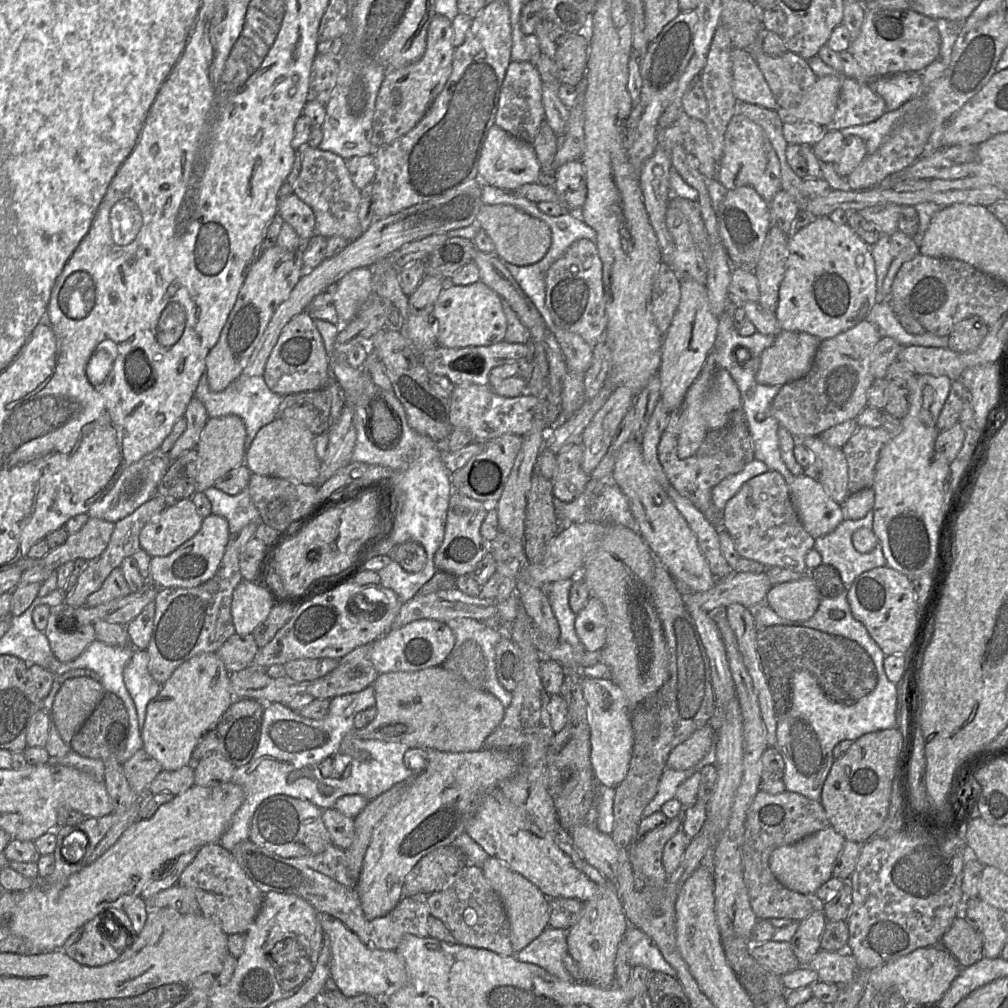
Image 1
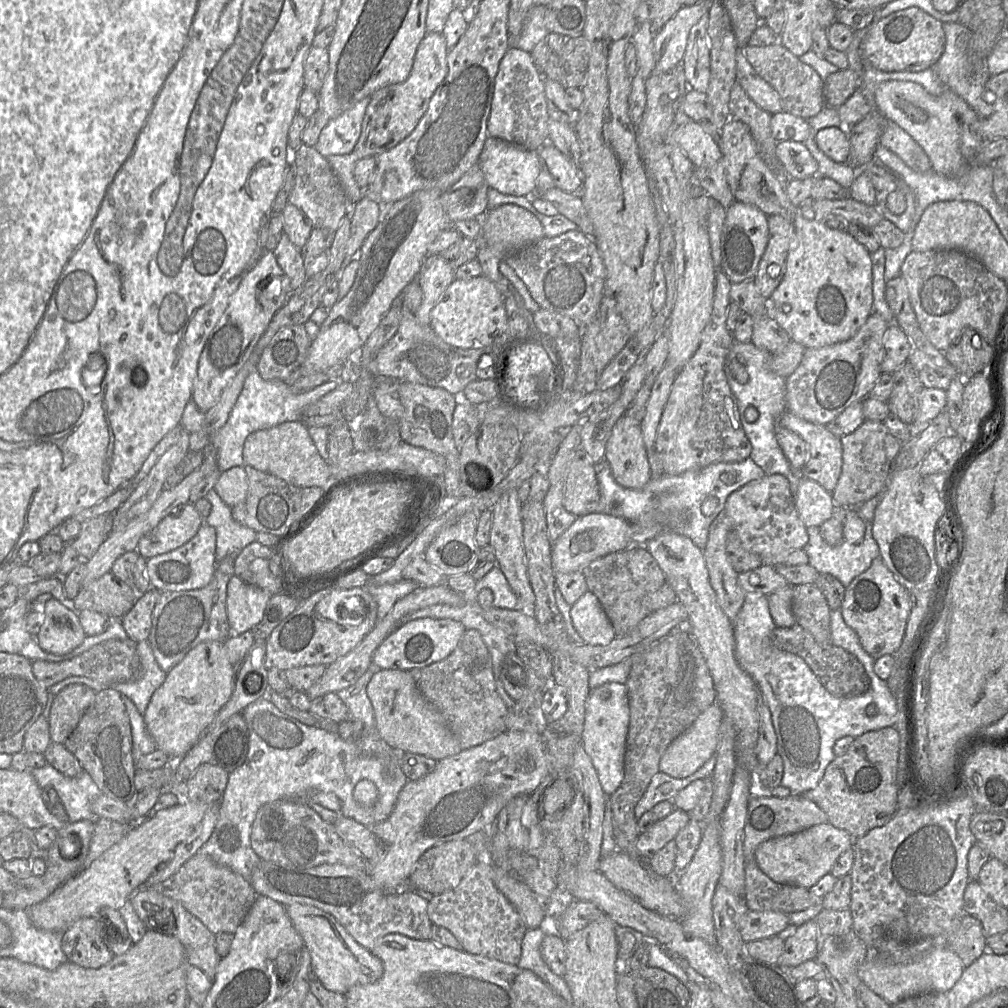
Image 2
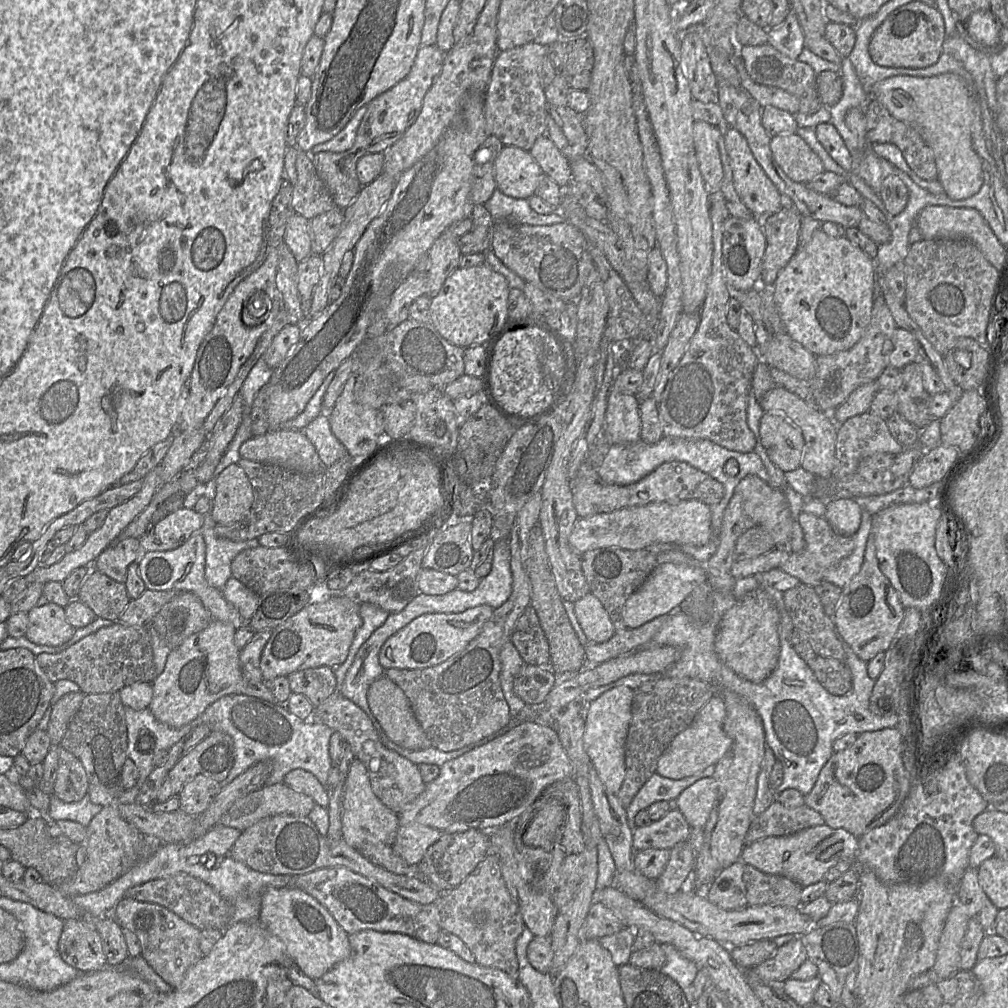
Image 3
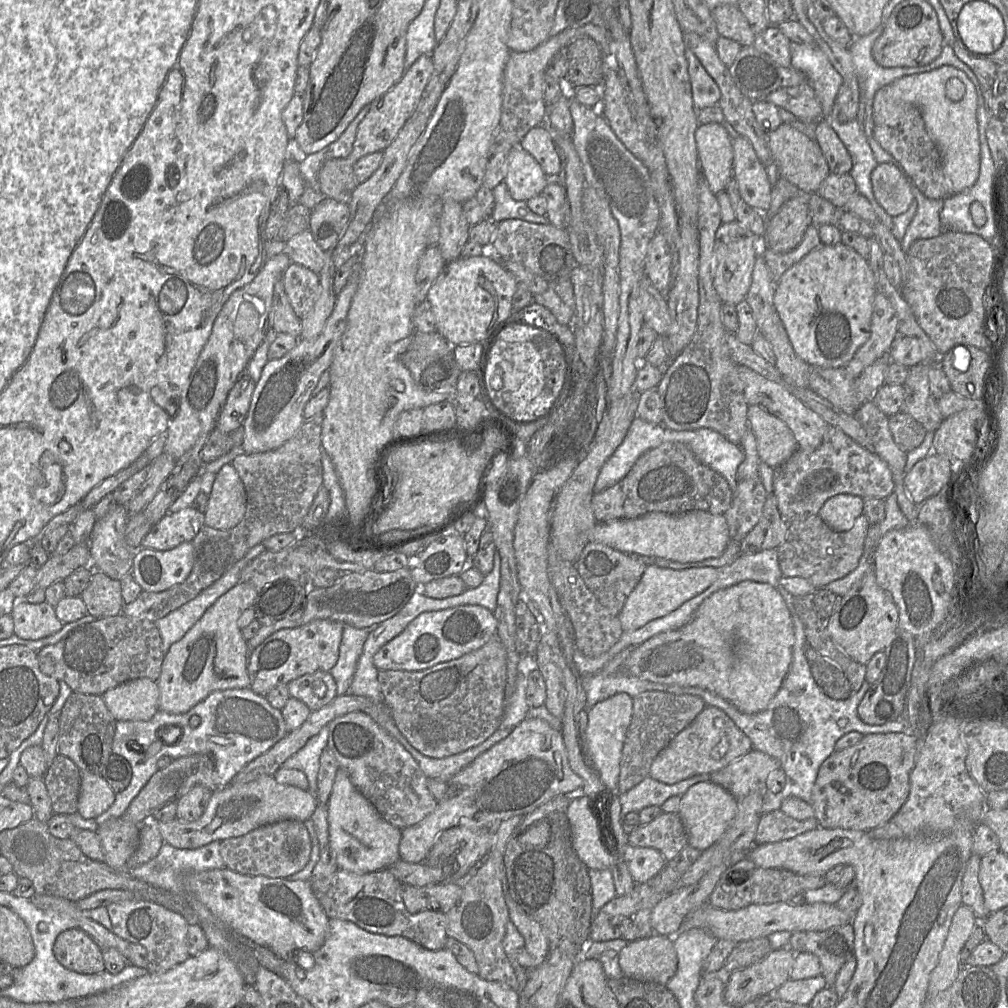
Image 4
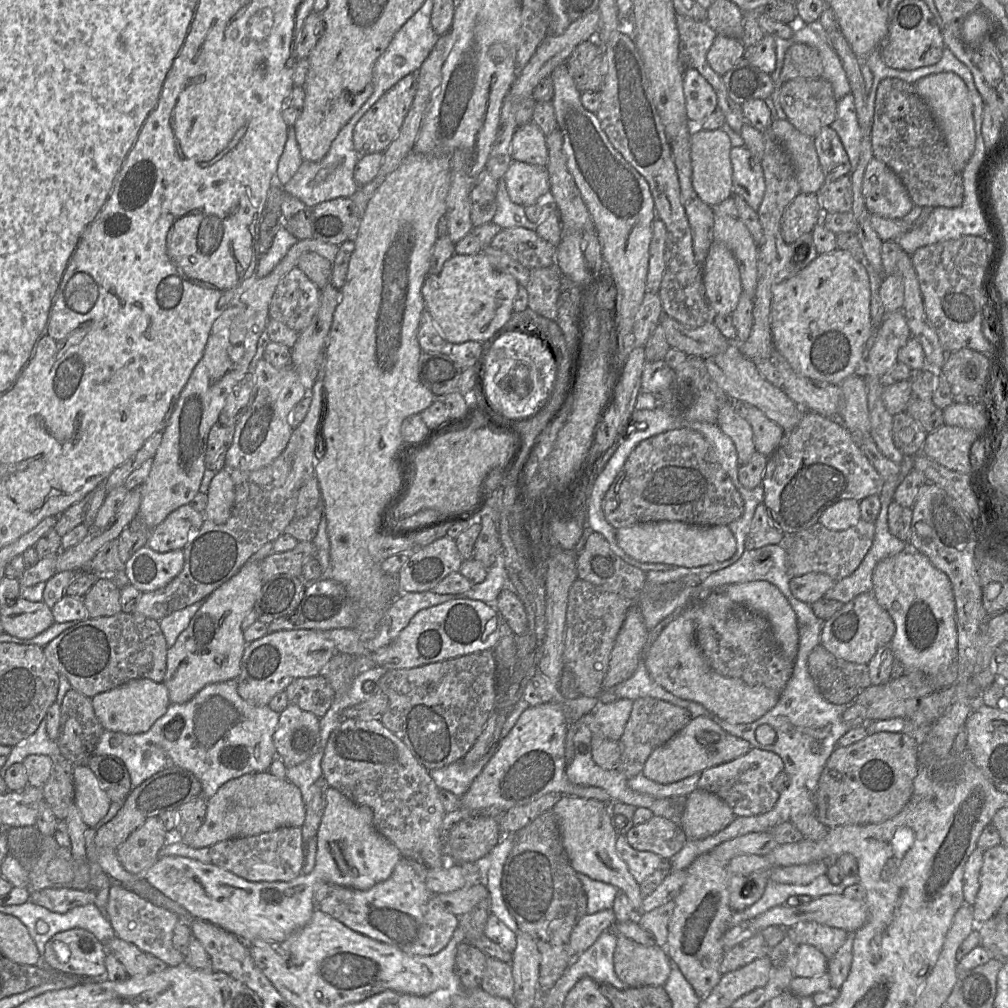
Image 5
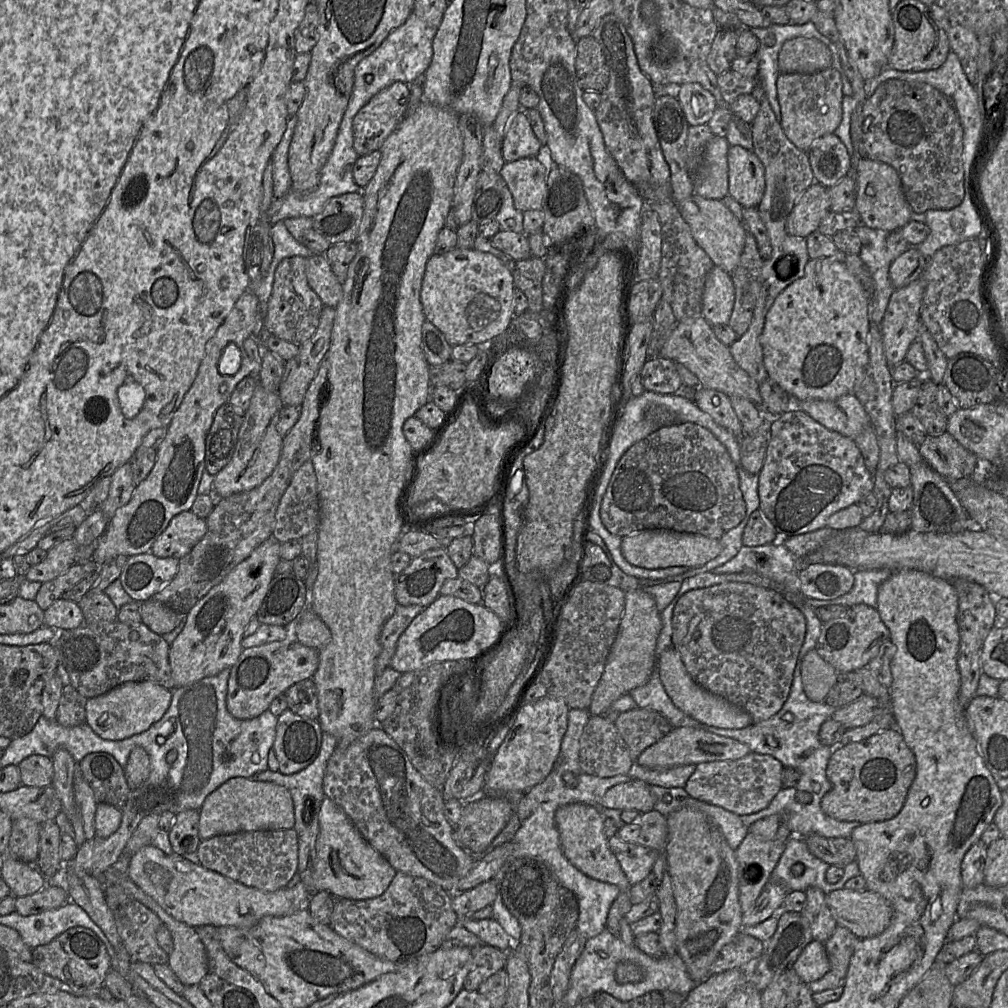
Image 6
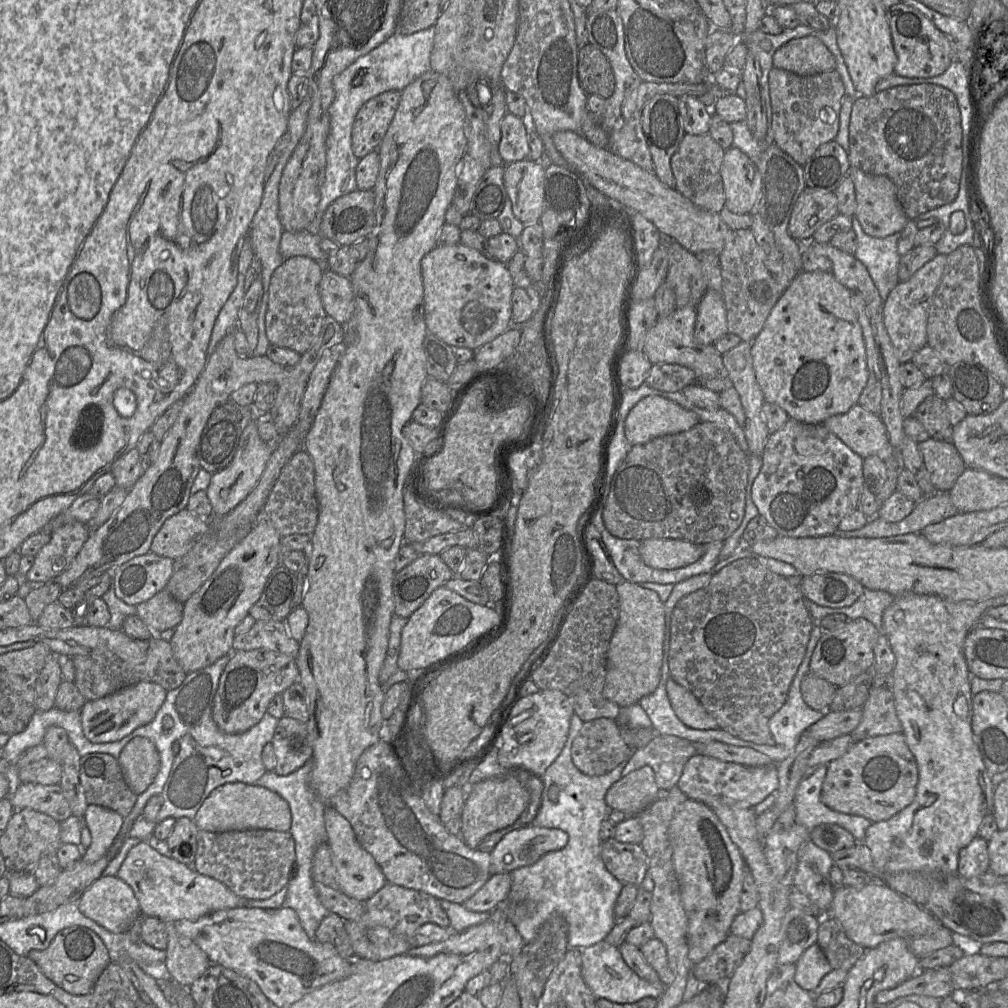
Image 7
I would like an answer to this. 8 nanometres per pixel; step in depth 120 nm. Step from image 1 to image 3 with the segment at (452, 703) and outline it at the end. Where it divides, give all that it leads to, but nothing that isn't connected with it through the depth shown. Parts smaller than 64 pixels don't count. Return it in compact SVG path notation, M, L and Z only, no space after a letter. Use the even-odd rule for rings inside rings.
M385 674L370 685L367 700L371 712L391 741L409 750L423 750L432 747L430 739L418 723L405 693Z

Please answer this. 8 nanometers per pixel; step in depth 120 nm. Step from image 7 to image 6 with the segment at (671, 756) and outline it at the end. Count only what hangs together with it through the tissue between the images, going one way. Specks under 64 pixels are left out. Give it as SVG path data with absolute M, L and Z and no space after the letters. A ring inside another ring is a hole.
M633 762L628 775L631 779L639 779L649 785L665 788L684 788L687 780L695 771L696 765L680 765L665 769L650 769Z

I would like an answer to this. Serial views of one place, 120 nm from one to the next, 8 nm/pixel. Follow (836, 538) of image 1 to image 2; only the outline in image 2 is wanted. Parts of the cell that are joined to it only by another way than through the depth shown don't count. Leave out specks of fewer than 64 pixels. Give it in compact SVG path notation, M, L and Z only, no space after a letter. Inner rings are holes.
M878 494L857 508L857 513L859 517L865 521L866 526L864 538L859 544L852 544L844 540L840 545L830 546L821 536L818 526L807 528L809 541L805 545L804 550L808 555L809 564L814 567L818 573L831 574L836 577L844 587L847 587L856 576L870 567L873 559L881 557L879 546L872 534L872 521L880 500L881 494Z

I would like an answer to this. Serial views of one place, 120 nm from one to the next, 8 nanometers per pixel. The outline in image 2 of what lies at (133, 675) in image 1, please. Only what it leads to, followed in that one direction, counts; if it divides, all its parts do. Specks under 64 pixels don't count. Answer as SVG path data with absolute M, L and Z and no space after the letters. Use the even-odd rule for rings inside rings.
M148 639L138 642L137 652L141 660L140 675L110 687L129 697L139 713L144 715L151 696L163 684L167 672L159 667Z

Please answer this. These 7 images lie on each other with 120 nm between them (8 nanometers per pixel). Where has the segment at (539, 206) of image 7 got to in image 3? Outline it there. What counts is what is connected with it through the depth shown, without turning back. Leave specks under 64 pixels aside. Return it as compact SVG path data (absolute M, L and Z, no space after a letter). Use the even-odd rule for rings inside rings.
M505 146L494 163L497 189L515 199L534 196L543 176L530 152L518 147Z

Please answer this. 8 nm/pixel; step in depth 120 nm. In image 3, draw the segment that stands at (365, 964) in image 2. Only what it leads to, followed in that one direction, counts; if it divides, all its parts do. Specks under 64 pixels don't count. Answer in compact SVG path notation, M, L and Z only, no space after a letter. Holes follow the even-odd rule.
M294 886L264 891L259 922L285 944L294 964L315 981L351 954L348 934L330 912L314 897Z

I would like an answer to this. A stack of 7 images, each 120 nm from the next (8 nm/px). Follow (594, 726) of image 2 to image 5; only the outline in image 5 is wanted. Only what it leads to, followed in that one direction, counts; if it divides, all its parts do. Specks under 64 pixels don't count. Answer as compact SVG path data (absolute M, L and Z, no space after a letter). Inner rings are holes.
M620 698L597 706L593 714L605 737L613 741L620 740L631 714L632 705L632 700Z

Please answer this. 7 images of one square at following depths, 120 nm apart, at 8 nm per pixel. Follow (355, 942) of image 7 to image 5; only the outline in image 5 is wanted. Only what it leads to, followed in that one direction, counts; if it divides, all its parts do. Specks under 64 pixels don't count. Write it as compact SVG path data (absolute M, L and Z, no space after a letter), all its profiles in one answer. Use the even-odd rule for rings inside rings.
M402 857L391 876L361 891L336 886L317 908L351 930L415 956L440 952L450 941L459 919L436 903L436 894L426 886L427 867Z

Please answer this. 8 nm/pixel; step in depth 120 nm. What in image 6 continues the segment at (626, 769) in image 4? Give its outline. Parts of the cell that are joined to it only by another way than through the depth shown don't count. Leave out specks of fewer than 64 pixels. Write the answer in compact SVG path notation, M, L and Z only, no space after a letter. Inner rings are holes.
M640 707L620 713L614 724L627 744L633 762L637 761L640 754L646 748L659 741L673 729L667 718L662 714L651 709Z

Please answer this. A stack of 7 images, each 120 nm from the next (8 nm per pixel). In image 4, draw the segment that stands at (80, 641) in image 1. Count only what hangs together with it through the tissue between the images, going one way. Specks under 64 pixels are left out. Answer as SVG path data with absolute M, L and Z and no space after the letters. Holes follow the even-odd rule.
M18 599L11 616L14 634L26 640L39 640L53 635L64 625L57 618L55 608L47 601L29 603L25 599Z

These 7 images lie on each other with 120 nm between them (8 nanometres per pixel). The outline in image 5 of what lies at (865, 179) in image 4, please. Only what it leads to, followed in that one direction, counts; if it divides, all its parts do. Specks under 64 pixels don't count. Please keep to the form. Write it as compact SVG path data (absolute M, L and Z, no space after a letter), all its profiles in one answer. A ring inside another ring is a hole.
M851 93L837 103L836 119L830 127L838 134L851 164L850 174L859 162L862 134L859 126L854 98Z

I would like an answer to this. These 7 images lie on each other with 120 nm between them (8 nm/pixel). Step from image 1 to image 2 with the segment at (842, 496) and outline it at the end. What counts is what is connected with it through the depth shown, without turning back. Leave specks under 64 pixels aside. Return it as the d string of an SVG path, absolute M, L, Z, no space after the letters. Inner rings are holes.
M789 411L780 417L780 424L796 434L806 443L808 458L802 467L803 476L819 483L825 490L832 493L835 489L842 470L842 445L840 438L831 433L826 425L808 422Z

